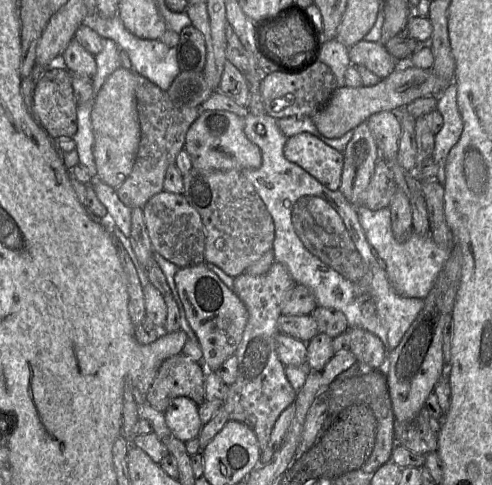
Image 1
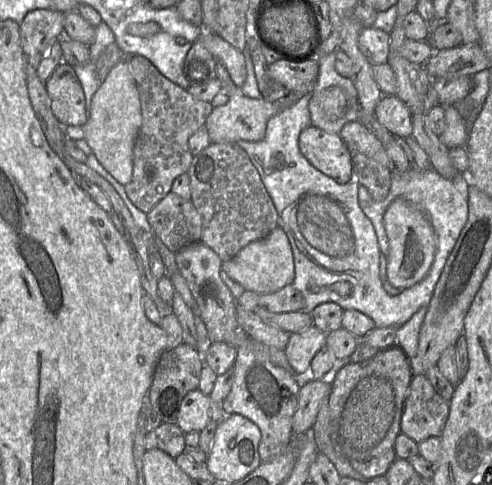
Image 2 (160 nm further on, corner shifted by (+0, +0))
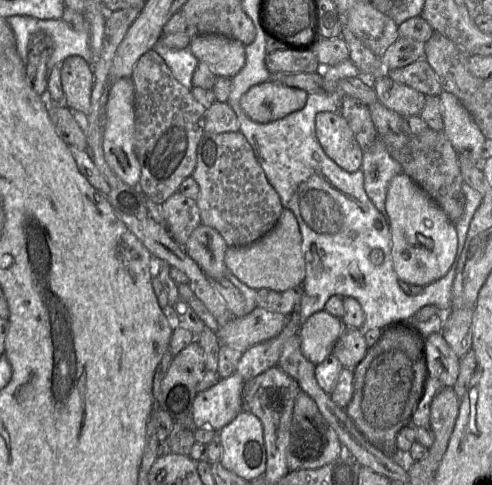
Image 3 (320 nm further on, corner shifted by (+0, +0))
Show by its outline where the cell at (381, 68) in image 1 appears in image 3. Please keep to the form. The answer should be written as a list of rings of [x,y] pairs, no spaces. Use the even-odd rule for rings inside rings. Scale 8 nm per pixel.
[[[367,1],[357,2],[348,11],[346,24],[377,57],[381,57],[399,39],[399,26]]]

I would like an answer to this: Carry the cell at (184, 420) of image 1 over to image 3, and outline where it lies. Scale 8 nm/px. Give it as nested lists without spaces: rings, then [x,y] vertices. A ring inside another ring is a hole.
[[[238,373],[220,378],[212,387],[198,392],[192,404],[194,428],[209,427],[217,432],[243,410],[242,390],[246,381]]]

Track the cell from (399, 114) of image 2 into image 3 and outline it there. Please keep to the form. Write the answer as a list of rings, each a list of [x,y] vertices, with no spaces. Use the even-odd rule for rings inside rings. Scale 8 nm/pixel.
[[[388,76],[378,79],[373,89],[380,103],[402,117],[420,115],[427,98],[423,93]]]

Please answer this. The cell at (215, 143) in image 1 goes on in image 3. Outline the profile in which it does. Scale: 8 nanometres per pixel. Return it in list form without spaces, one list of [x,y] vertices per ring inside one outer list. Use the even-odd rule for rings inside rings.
[[[268,80],[251,87],[240,99],[244,113],[258,123],[269,123],[303,109],[309,93]]]

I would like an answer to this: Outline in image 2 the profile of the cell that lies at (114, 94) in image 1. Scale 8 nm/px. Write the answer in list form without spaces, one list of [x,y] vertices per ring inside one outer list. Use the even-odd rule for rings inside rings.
[[[124,57],[109,72],[94,94],[91,112],[83,126],[85,139],[100,164],[120,184],[128,184],[133,175],[134,146],[142,125],[139,92]]]

